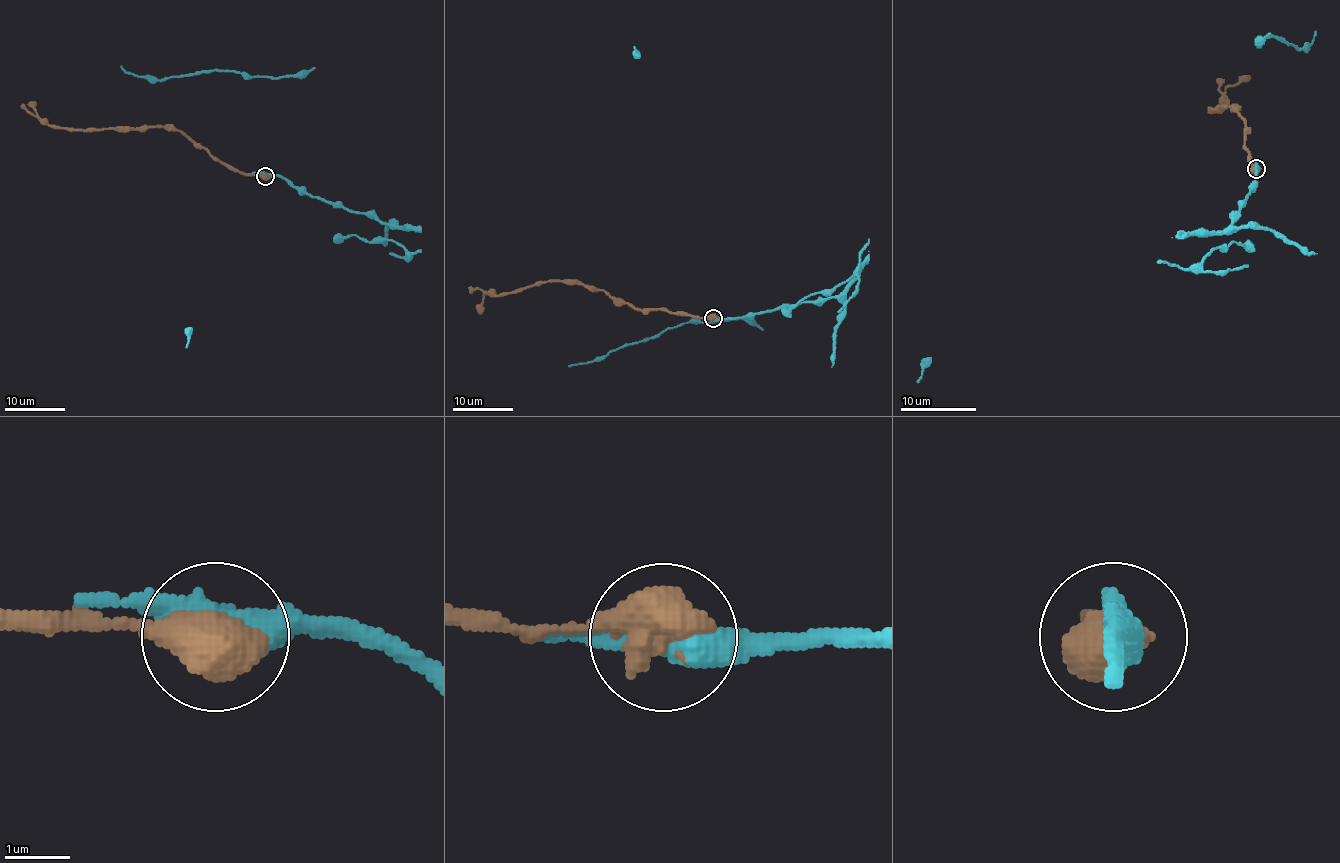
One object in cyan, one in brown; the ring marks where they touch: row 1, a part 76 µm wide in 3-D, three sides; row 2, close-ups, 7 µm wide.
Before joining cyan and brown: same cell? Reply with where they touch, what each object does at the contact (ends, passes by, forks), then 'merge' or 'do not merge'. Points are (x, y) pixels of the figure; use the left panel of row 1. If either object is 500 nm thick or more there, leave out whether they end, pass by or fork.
at (265, 176); merge

